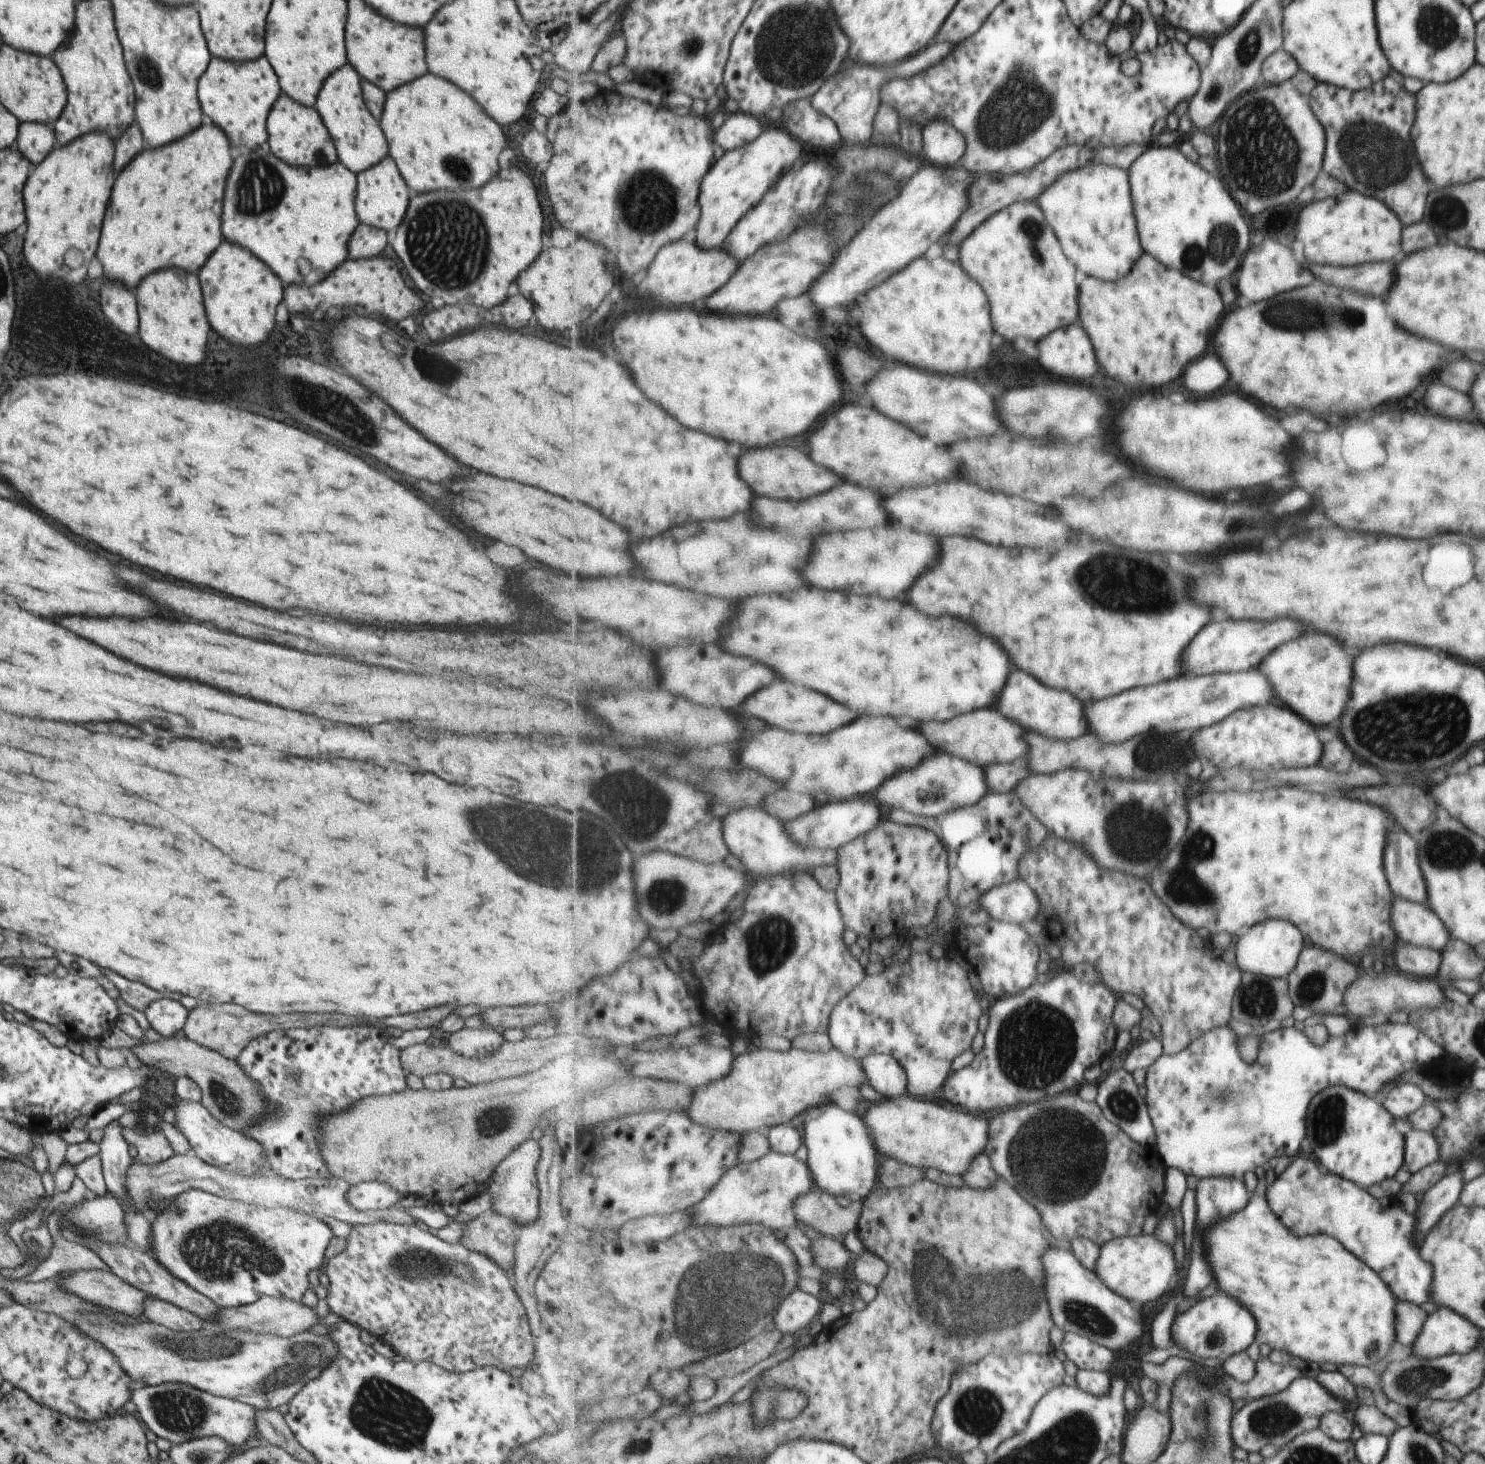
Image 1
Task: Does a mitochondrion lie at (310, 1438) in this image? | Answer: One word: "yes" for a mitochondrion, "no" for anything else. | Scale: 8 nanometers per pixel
no

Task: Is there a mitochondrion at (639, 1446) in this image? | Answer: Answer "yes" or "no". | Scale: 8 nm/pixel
yes

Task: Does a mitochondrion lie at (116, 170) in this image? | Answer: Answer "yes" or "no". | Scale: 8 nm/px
no

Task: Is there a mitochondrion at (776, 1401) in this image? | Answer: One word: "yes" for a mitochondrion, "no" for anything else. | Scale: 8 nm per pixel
yes

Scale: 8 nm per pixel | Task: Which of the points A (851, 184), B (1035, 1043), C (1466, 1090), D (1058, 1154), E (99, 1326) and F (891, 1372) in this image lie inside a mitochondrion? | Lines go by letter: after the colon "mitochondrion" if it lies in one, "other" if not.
A: mitochondrion
B: mitochondrion
C: other
D: mitochondrion
E: mitochondrion
F: other

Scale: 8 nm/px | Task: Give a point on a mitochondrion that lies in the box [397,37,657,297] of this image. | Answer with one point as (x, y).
(442, 237)

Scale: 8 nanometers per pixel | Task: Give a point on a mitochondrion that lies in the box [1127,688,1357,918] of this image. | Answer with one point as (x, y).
(1201, 846)

